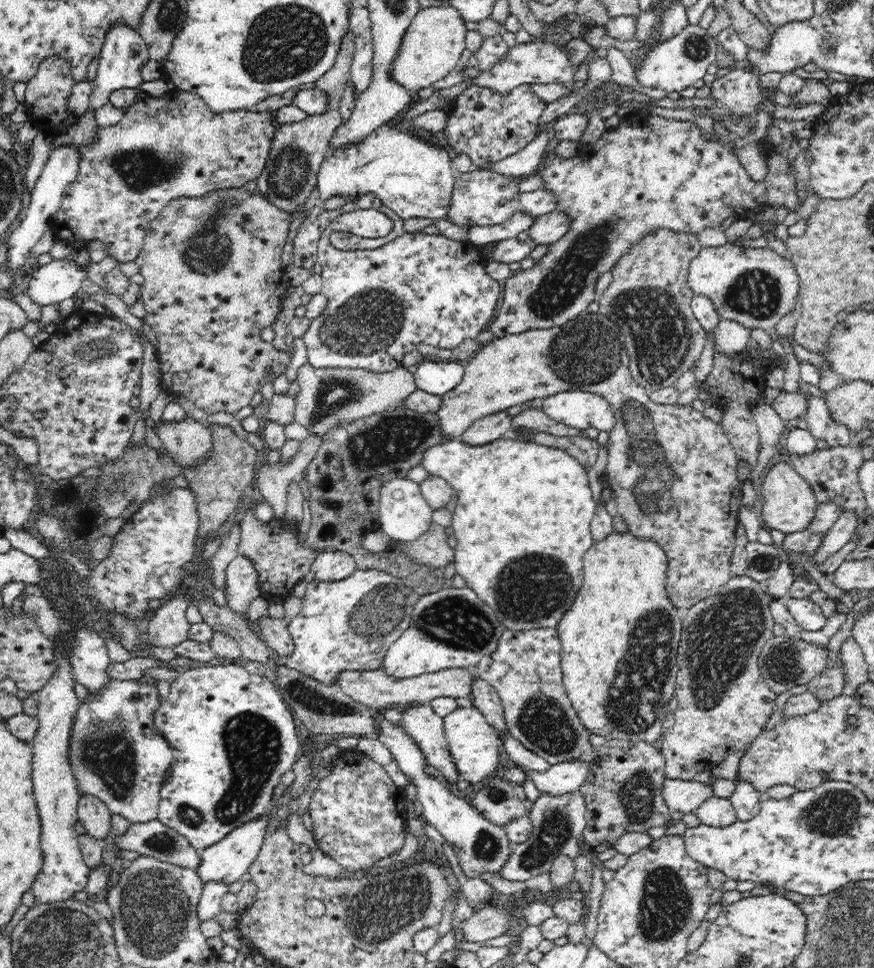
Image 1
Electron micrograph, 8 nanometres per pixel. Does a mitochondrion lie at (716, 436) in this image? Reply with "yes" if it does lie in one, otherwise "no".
no

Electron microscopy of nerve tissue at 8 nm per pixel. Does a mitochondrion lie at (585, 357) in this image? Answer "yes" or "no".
yes

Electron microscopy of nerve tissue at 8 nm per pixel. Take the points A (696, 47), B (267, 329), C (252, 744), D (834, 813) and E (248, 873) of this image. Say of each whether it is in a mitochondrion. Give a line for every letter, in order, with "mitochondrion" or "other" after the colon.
A: mitochondrion
B: other
C: mitochondrion
D: mitochondrion
E: other

